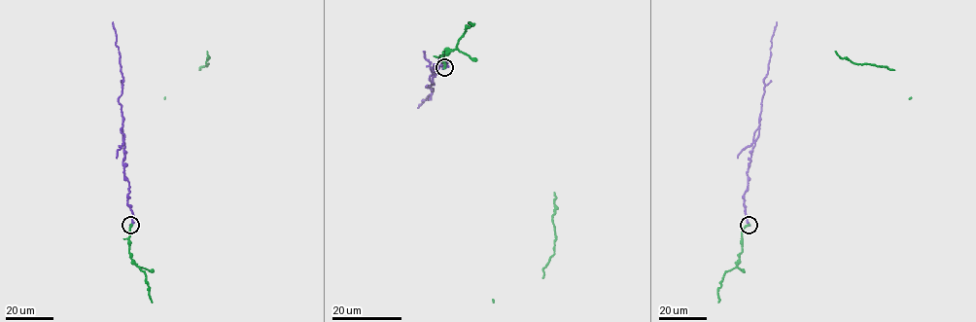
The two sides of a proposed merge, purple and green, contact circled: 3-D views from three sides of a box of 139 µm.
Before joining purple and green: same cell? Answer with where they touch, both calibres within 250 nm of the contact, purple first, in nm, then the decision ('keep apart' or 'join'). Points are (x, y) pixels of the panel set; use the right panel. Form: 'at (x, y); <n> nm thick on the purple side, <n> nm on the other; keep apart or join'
at (749, 225); 340 nm thick on the purple side, 360 nm on the other; join

